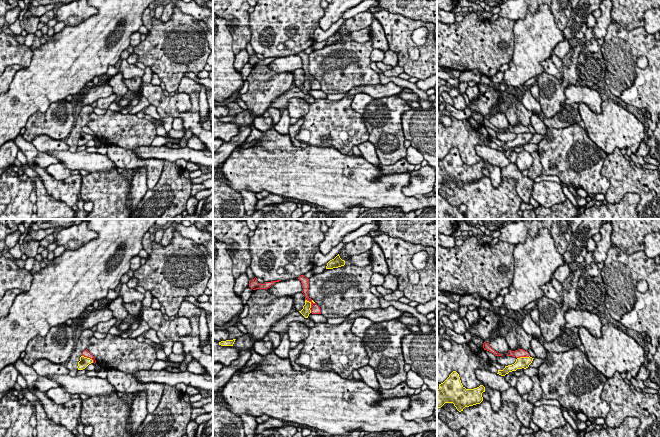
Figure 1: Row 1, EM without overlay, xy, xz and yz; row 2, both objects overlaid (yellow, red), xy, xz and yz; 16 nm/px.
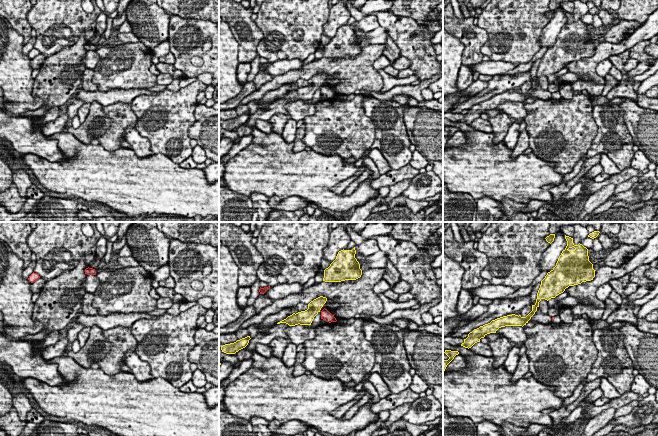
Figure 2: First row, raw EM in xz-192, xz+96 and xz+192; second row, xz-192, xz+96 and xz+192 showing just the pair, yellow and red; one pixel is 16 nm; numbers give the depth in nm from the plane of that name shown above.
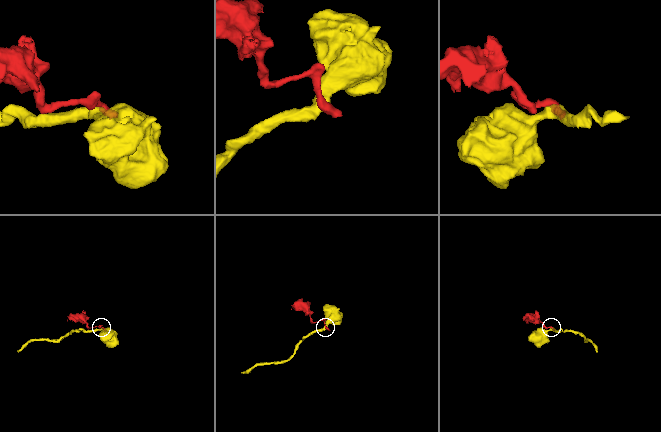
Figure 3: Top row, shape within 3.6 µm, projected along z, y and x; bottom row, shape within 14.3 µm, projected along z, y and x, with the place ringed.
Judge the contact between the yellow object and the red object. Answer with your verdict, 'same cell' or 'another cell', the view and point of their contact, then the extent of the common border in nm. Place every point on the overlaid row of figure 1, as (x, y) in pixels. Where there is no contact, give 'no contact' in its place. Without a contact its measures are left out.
another cell | xz (310, 305) | 240 nm

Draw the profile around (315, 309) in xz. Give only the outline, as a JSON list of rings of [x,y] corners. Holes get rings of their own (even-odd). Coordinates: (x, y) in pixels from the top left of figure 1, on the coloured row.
[[[301,275],[298,277],[298,279],[301,281],[302,283],[302,288],[303,288],[303,291],[302,293],[304,294],[305,296],[305,300],[309,301],[311,303],[311,313],[312,314],[321,314],[321,309],[320,307],[316,304],[316,303],[313,303],[312,302],[312,299],[308,296],[308,291],[309,291],[309,279],[306,278],[304,275]]]

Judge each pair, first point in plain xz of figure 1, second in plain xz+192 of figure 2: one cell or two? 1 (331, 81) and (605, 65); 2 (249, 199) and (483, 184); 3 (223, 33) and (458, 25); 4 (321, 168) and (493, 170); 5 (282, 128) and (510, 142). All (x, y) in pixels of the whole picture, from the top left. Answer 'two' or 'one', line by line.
1: two
2: two
3: two
4: one
5: one

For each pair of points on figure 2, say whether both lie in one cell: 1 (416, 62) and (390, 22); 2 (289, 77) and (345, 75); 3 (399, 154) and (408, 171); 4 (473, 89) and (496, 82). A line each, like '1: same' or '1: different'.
1: same
2: same
3: different
4: different

